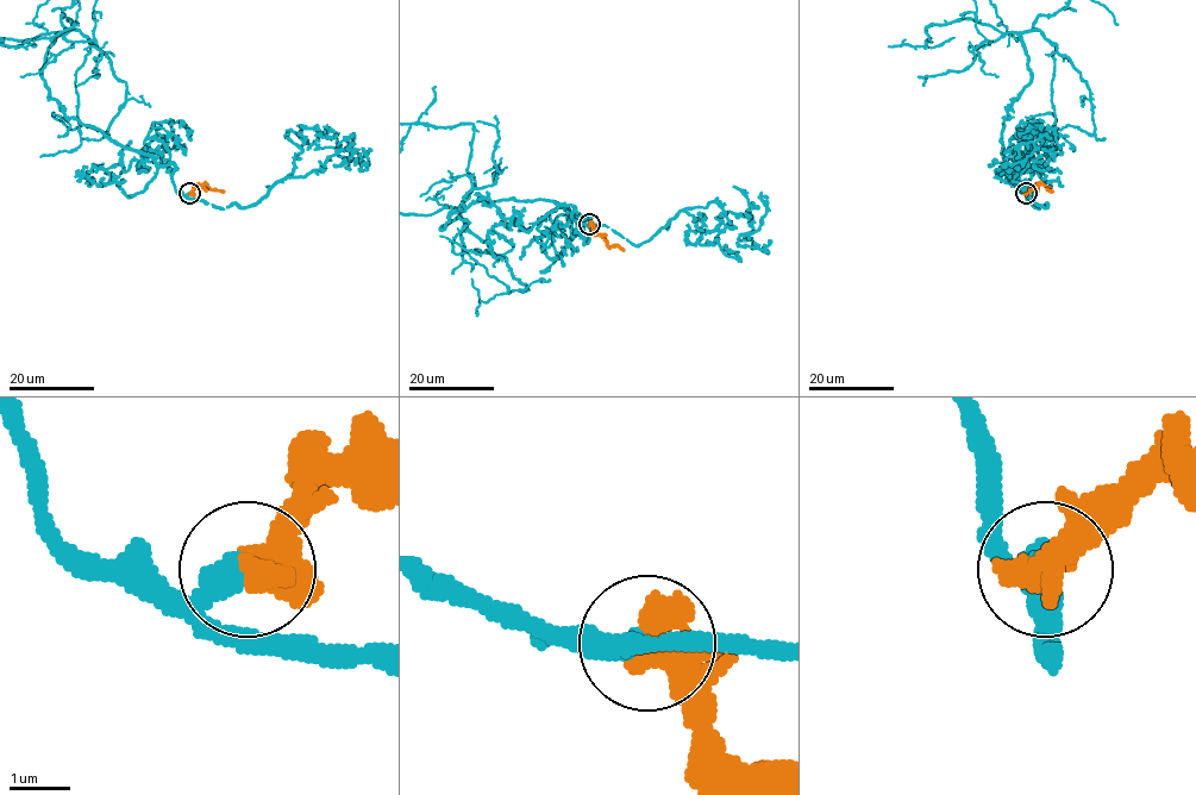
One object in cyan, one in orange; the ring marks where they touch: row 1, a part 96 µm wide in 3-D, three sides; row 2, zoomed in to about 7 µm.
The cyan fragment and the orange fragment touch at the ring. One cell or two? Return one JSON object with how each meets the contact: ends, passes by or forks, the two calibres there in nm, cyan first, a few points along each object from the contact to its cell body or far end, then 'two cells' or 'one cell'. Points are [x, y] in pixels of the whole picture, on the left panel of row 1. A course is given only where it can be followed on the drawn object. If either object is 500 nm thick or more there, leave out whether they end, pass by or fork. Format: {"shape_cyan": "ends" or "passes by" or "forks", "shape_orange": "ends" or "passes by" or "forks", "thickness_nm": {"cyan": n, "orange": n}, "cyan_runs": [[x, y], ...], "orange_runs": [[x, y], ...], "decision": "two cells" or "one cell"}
{"thickness_nm": {"cyan": 320, "orange": 500}, "cyan_runs": [[189, 193], [171, 163], [49, 96], [42, 68], [58, 32]], "orange_runs": [[191, 193], [204, 183], [224, 192]], "decision": "two cells"}

